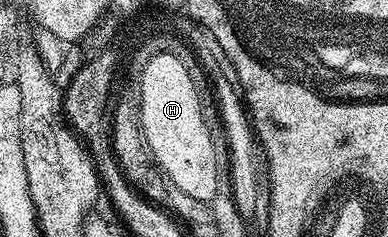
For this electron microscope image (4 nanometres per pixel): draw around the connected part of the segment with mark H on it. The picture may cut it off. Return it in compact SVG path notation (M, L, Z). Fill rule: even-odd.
M177 52L158 53L147 64L143 64L141 87L146 90L146 103L141 107L142 115L142 134L146 136L146 148L150 150L150 156L155 163L166 172L166 177L184 195L192 195L192 199L200 199L210 203L216 195L220 180L218 180L218 160L220 154L215 149L210 149L215 134L210 133L208 118L204 112L203 98L192 87L191 76L186 74L186 68L180 68L180 59Z

